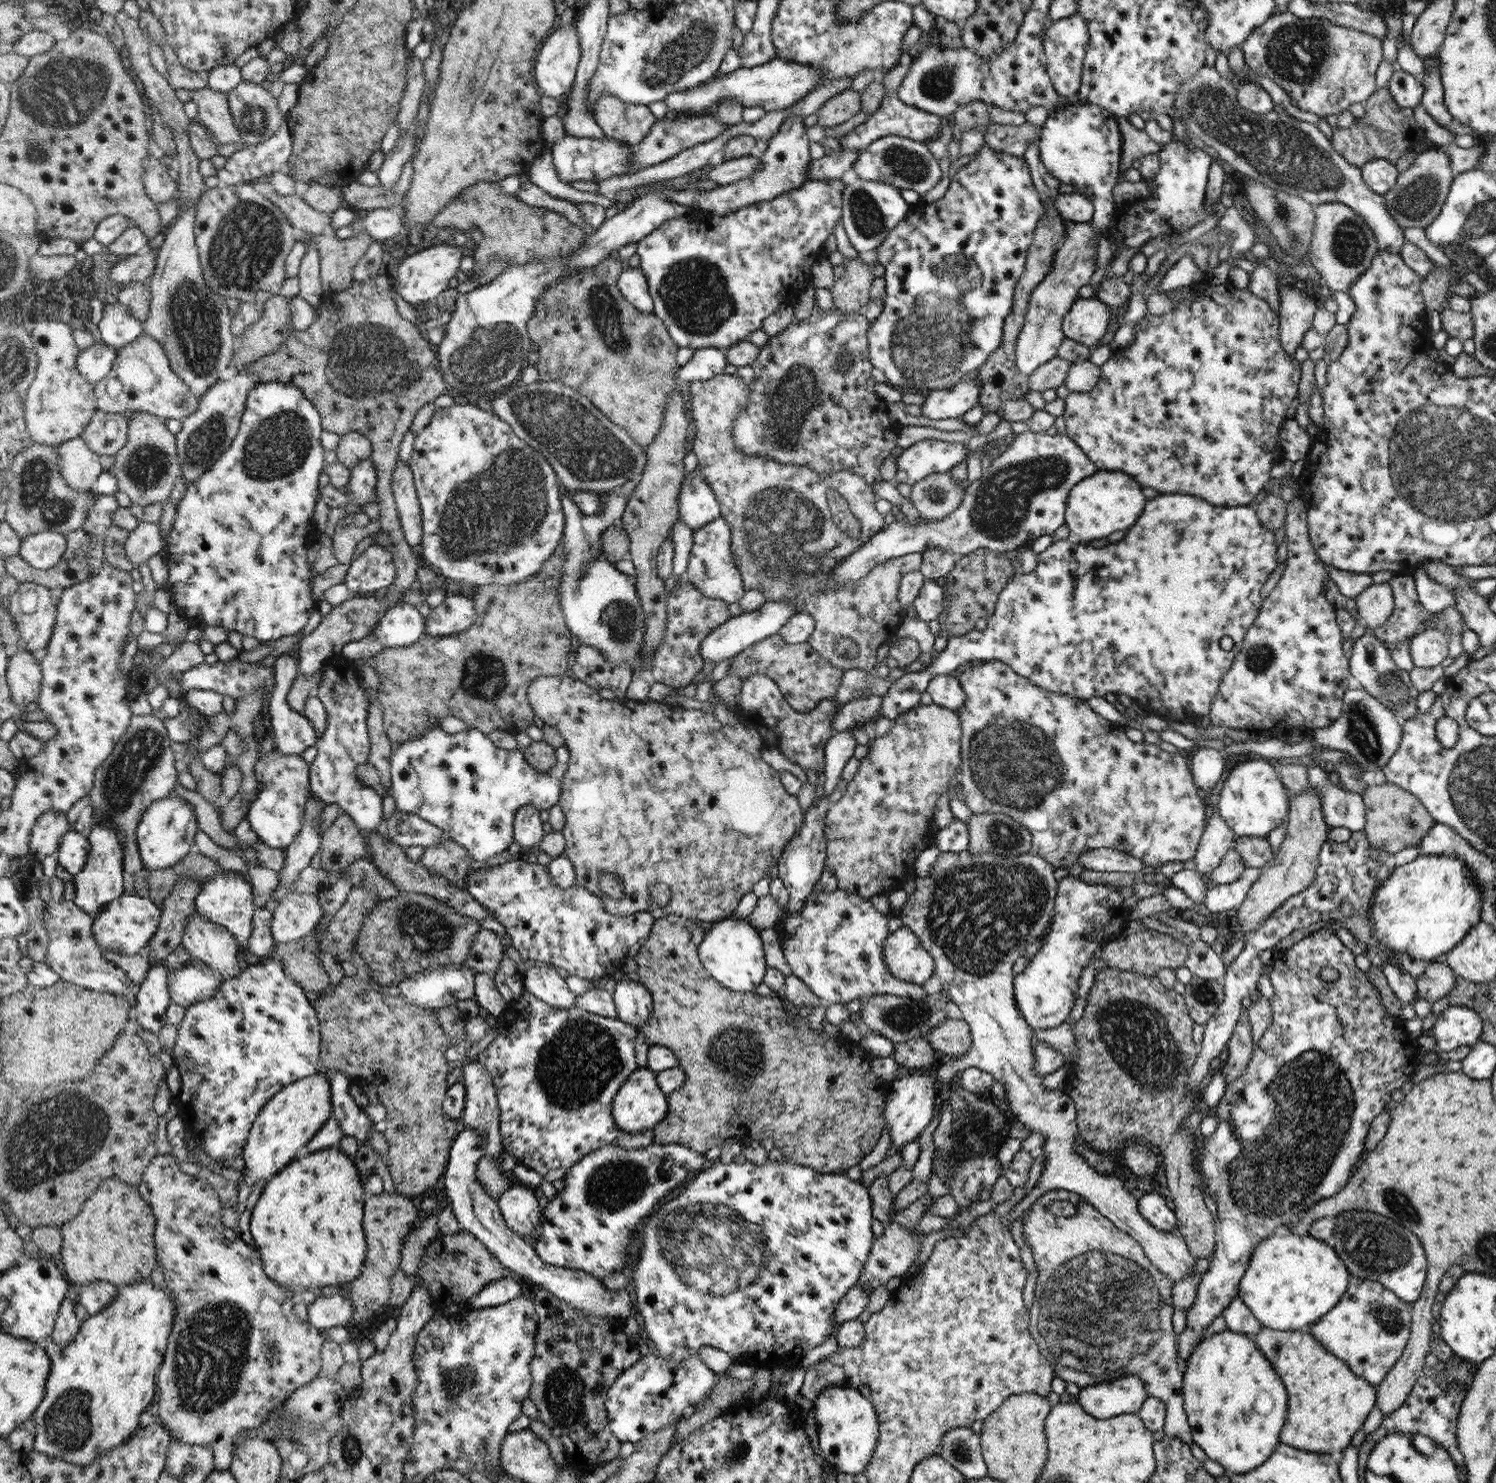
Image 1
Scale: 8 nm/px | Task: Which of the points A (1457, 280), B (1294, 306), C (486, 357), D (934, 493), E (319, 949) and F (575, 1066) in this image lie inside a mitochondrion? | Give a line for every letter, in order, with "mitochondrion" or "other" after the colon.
A: other
B: other
C: mitochondrion
D: mitochondrion
E: other
F: mitochondrion

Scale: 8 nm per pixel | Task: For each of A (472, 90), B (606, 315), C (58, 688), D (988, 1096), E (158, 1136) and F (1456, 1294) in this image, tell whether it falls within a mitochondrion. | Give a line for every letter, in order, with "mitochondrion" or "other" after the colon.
A: mitochondrion
B: mitochondrion
C: other
D: other
E: other
F: other

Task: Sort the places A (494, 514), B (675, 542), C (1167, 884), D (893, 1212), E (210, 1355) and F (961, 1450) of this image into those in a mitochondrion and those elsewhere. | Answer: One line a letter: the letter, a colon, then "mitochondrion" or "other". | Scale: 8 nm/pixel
A: mitochondrion
B: other
C: other
D: other
E: mitochondrion
F: mitochondrion

